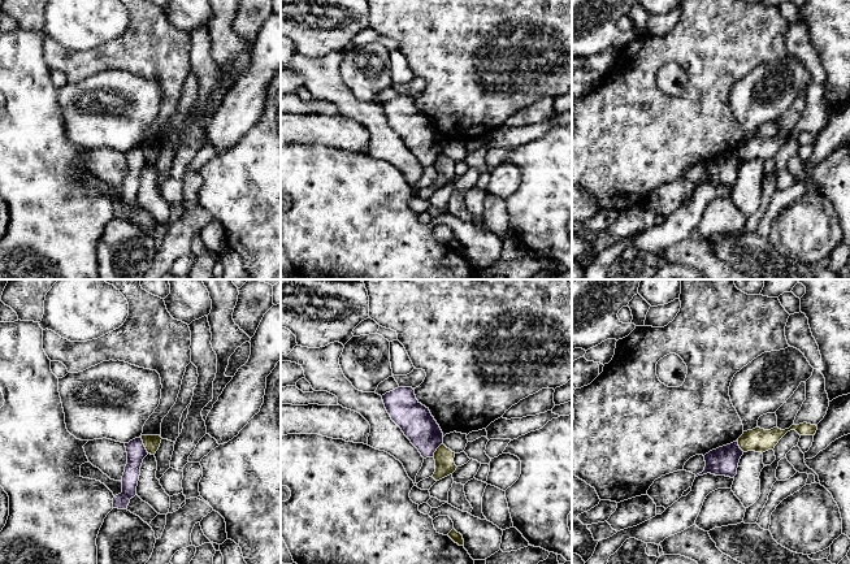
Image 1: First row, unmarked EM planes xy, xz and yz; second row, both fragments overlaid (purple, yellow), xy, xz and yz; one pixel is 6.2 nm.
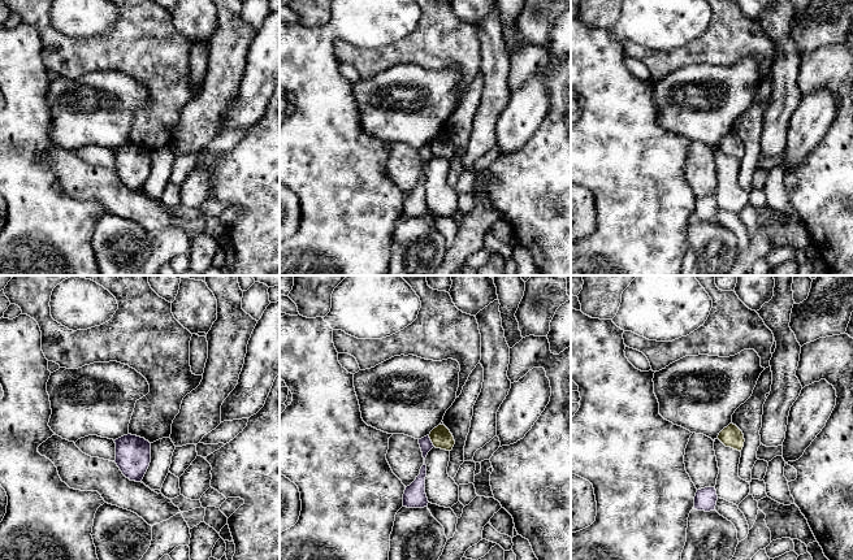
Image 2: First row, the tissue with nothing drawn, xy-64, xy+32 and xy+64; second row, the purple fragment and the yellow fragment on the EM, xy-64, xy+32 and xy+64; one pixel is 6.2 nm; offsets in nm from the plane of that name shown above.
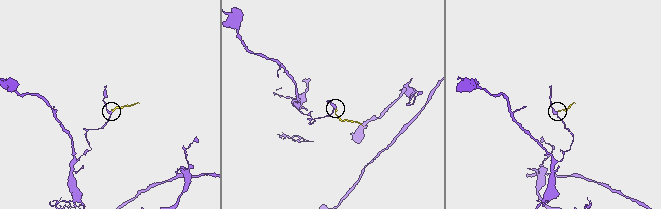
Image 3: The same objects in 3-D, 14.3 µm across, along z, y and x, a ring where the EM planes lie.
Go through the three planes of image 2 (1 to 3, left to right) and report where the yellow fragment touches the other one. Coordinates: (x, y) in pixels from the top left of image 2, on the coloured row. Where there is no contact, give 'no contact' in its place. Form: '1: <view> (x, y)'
1: no contact
2: xy+32 (431, 441)
3: no contact

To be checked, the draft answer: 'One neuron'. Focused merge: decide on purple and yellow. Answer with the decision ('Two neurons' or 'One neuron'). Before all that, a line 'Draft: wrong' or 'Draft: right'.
Draft: wrong
Two neurons

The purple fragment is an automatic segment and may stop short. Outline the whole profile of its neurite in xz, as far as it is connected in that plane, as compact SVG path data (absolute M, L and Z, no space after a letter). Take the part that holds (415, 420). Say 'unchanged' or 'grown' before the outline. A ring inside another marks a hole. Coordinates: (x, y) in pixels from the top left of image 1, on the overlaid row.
unchanged | M398 387L382 395L382 400L391 420L402 429L421 456L424 459L433 457L443 443L443 433L429 408L416 399L415 390Z

